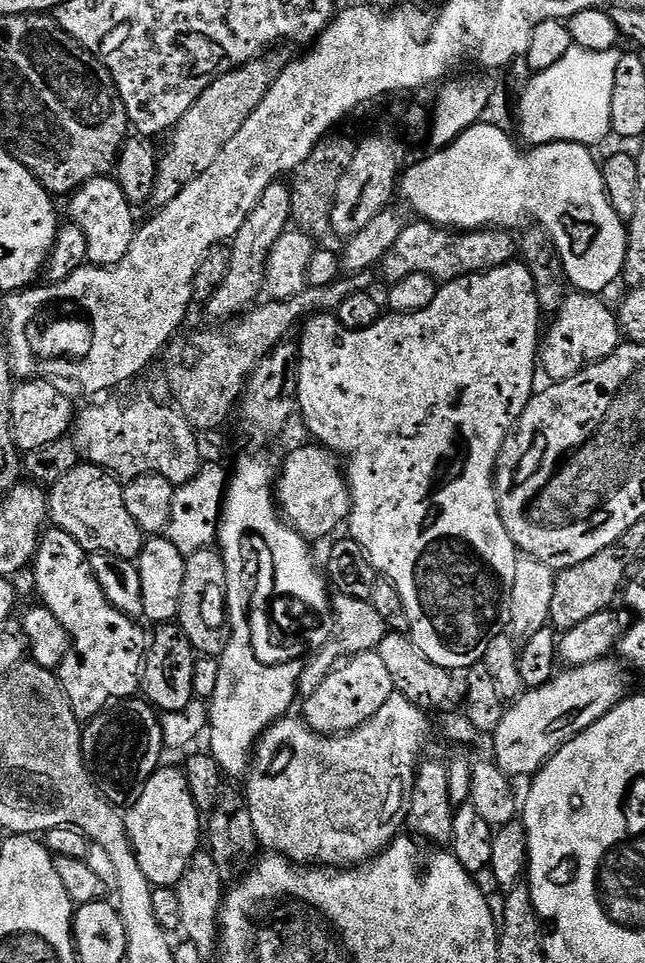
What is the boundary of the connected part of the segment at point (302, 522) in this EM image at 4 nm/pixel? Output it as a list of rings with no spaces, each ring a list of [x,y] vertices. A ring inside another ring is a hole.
[[[307,442],[301,448],[296,448],[284,460],[284,469],[279,469],[278,479],[274,484],[274,495],[283,519],[291,524],[305,540],[315,542],[323,536],[328,536],[336,527],[343,525],[352,509],[352,492],[348,489],[345,473],[342,471],[341,457],[315,442]]]

